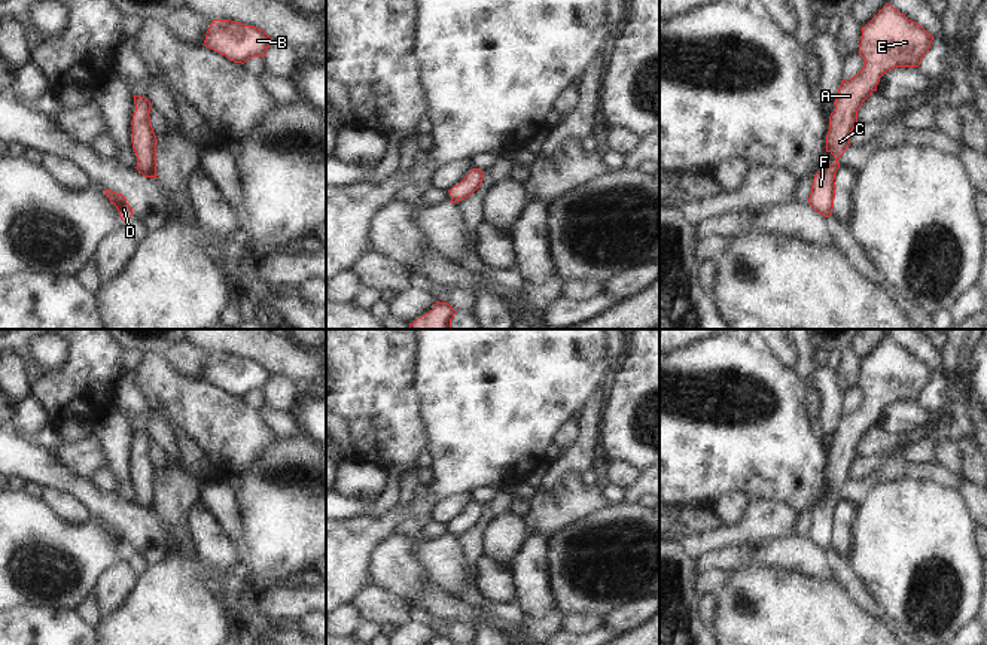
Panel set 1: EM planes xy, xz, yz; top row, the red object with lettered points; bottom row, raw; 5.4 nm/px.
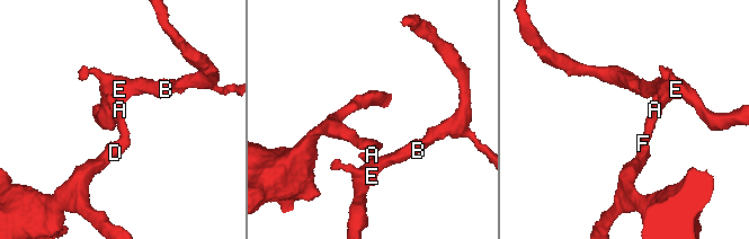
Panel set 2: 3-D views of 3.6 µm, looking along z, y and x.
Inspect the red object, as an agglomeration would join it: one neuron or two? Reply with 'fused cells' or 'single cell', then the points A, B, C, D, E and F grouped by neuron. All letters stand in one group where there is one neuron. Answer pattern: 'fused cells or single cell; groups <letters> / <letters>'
single cell; groups A B C D E F

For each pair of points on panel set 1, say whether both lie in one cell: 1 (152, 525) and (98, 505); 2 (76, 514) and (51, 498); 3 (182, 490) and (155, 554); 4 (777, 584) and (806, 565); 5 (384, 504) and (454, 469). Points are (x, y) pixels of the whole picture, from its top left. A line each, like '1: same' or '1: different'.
1: same
2: same
3: different
4: different
5: different

